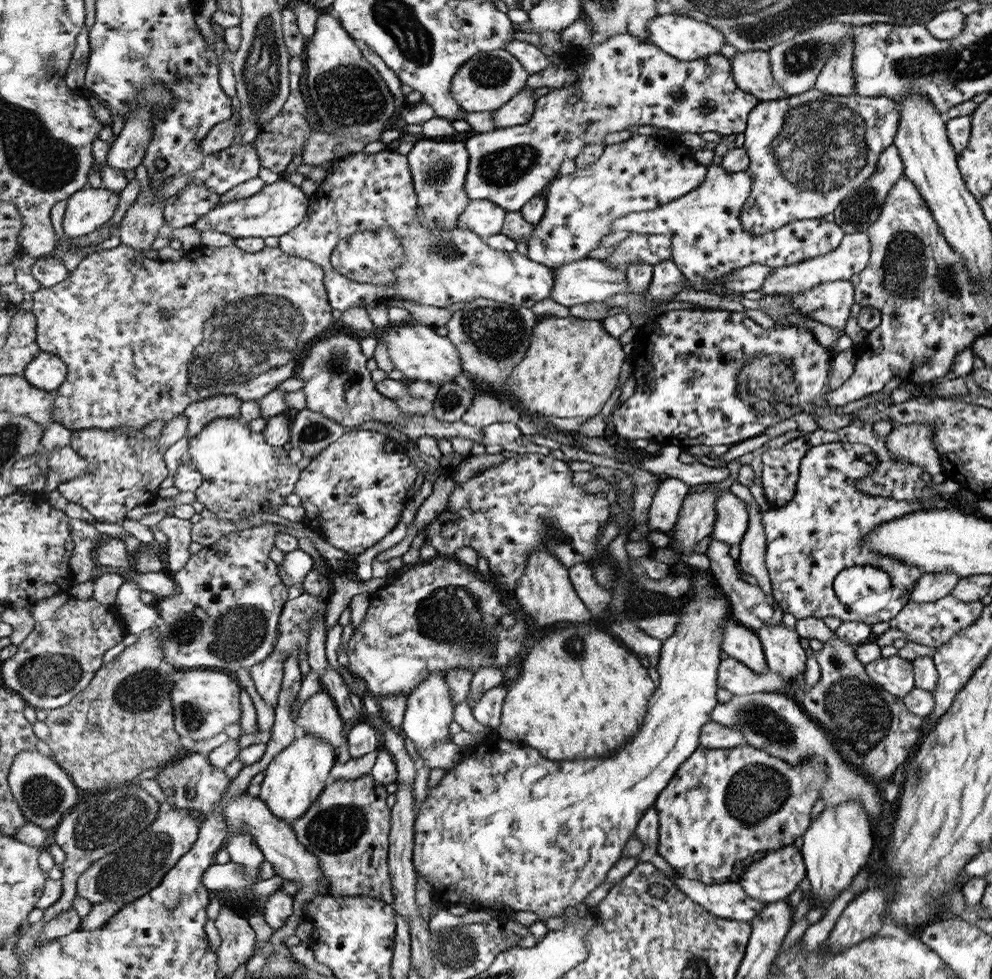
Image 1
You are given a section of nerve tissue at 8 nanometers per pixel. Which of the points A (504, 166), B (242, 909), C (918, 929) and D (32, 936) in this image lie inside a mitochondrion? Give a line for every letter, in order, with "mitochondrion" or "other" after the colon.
A: mitochondrion
B: other
C: other
D: mitochondrion

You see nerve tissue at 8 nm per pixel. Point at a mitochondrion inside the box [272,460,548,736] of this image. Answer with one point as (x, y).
(451, 615)

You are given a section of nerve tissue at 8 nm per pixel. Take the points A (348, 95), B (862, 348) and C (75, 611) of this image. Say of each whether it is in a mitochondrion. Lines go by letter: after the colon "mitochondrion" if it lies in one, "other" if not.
A: mitochondrion
B: other
C: other

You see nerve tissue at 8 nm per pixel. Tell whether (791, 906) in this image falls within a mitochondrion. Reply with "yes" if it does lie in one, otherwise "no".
no

